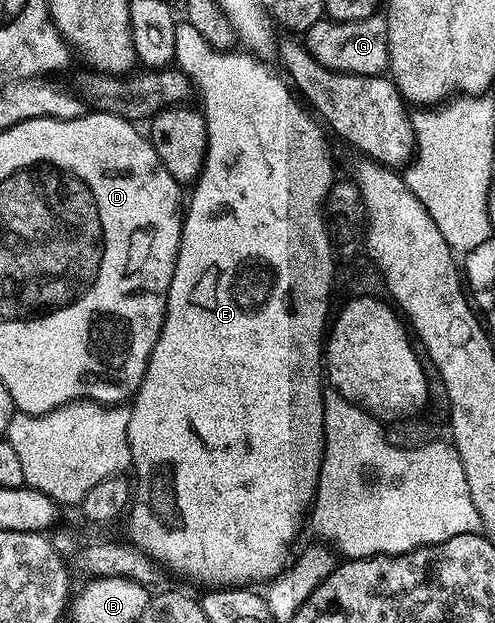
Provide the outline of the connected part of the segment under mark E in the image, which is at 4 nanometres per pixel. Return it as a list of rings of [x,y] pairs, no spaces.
[[[180,20],[176,23],[174,52],[176,53],[175,65],[183,74],[187,74],[188,77],[191,78],[198,94],[204,97],[202,113],[206,120],[206,128],[208,129],[208,151],[206,152],[206,160],[200,173],[200,179],[194,183],[193,190],[196,191],[193,192],[192,199],[190,199],[189,202],[187,199],[186,202],[186,213],[183,215],[180,228],[178,260],[174,264],[174,280],[170,280],[168,303],[166,304],[166,316],[162,324],[162,332],[158,336],[158,344],[154,344],[154,352],[150,352],[150,360],[148,361],[148,367],[144,373],[142,384],[136,389],[134,397],[130,402],[128,443],[130,444],[130,452],[132,453],[131,469],[133,471],[136,470],[136,482],[134,478],[134,493],[131,495],[130,509],[126,514],[129,534],[127,537],[130,539],[131,545],[136,546],[143,554],[147,554],[153,563],[160,565],[161,562],[170,573],[177,574],[180,578],[189,578],[190,581],[197,582],[198,585],[204,586],[203,588],[244,588],[249,584],[256,584],[252,582],[267,583],[269,580],[276,578],[276,576],[289,565],[290,555],[288,556],[288,549],[291,548],[292,541],[295,540],[296,533],[300,530],[300,525],[302,525],[303,522],[305,525],[306,515],[309,513],[310,507],[316,497],[316,485],[320,479],[320,469],[322,468],[322,460],[324,459],[325,387],[323,385],[320,386],[320,378],[322,382],[322,347],[326,342],[326,327],[330,322],[328,301],[331,300],[332,296],[334,297],[334,261],[332,262],[334,247],[326,225],[326,210],[324,207],[325,200],[328,197],[328,191],[331,190],[334,185],[334,177],[332,178],[332,160],[328,156],[328,144],[324,140],[319,126],[316,124],[317,119],[301,105],[297,95],[289,88],[285,79],[283,77],[280,79],[272,71],[267,70],[267,68],[264,67],[267,65],[265,65],[259,57],[253,56],[248,52],[240,54],[241,52],[215,50],[210,44],[206,44],[206,40],[202,40],[202,36],[198,36],[198,31],[194,29],[194,24],[190,24],[186,20]]]

